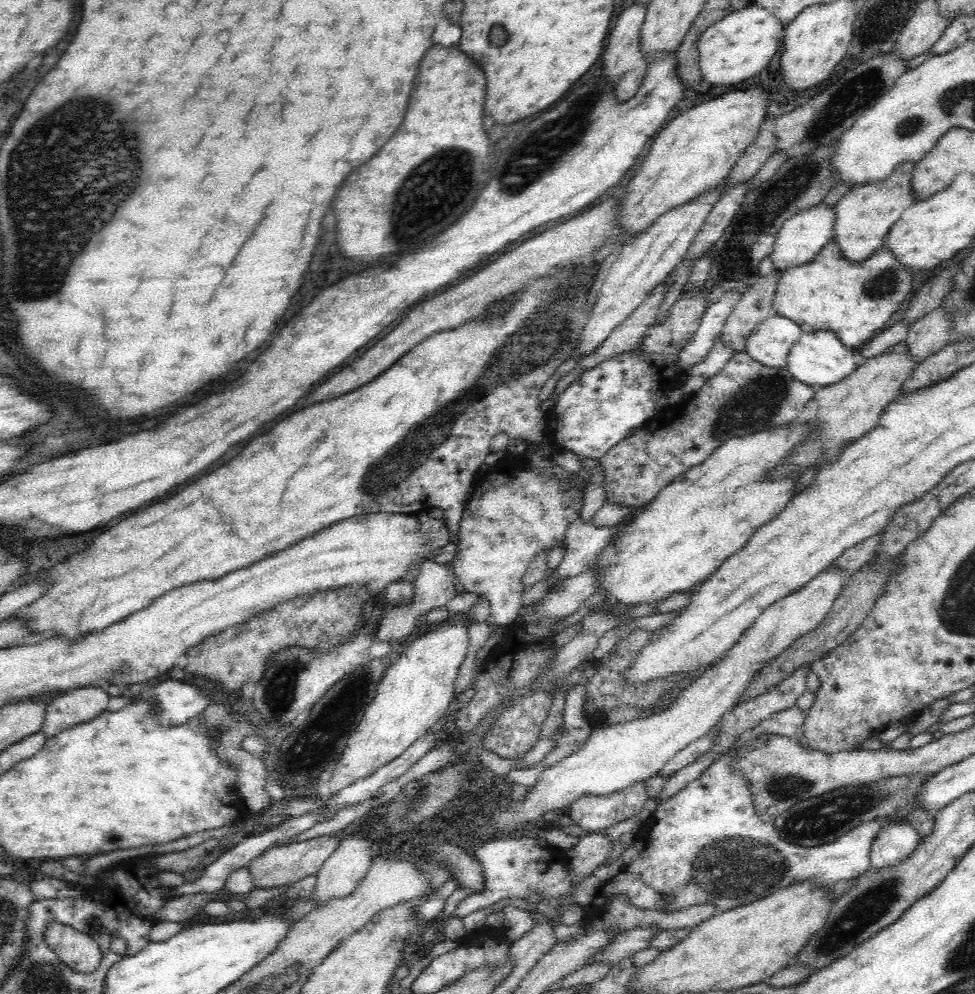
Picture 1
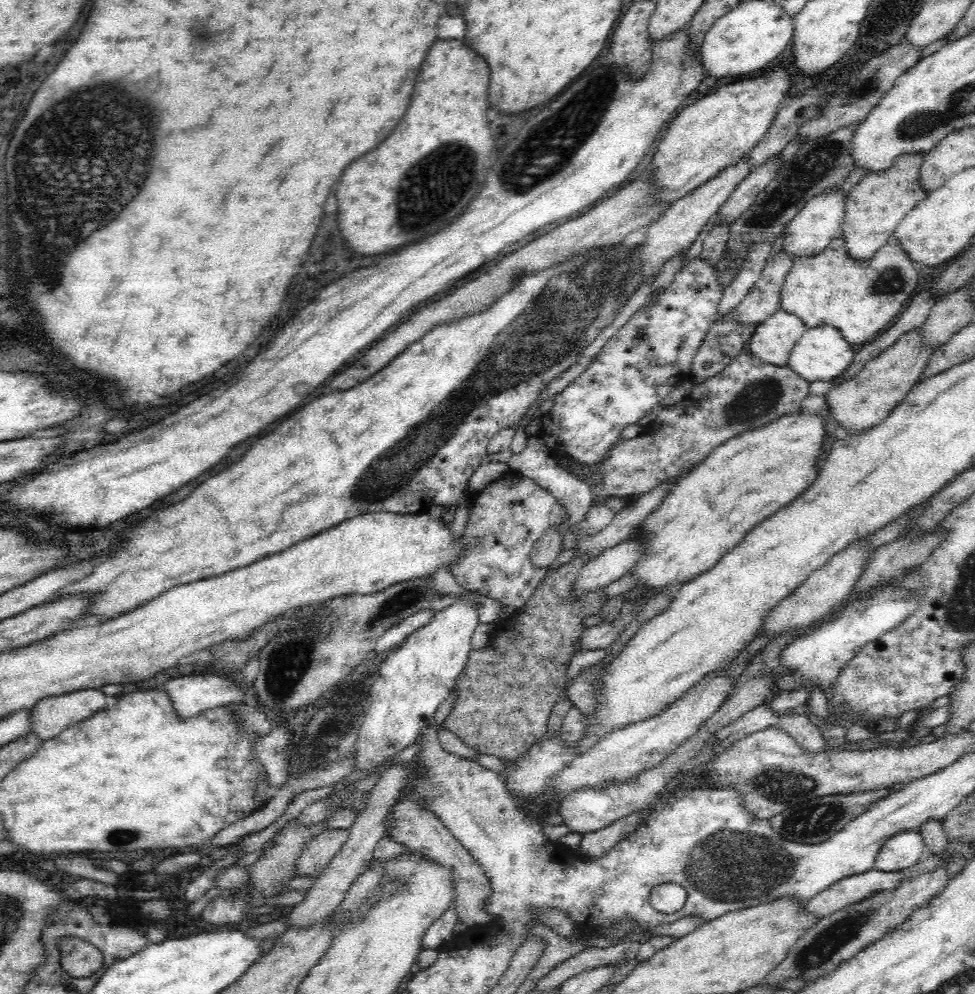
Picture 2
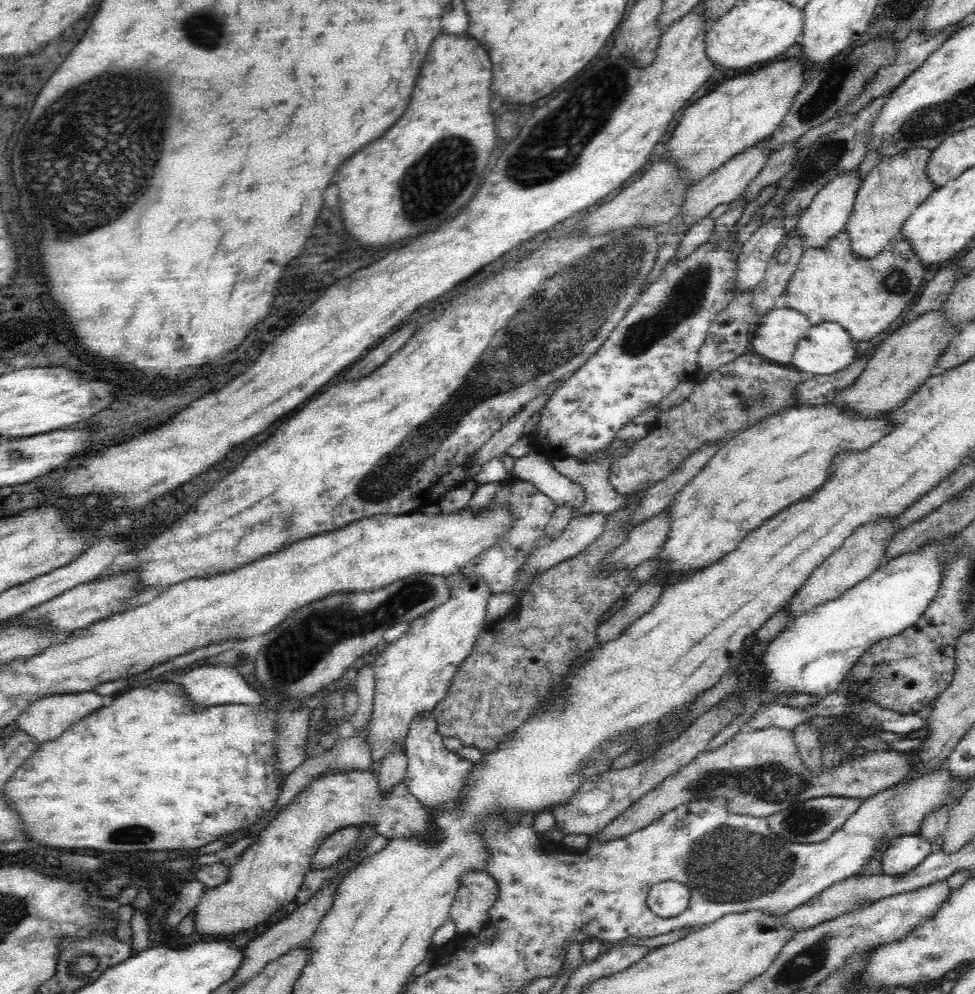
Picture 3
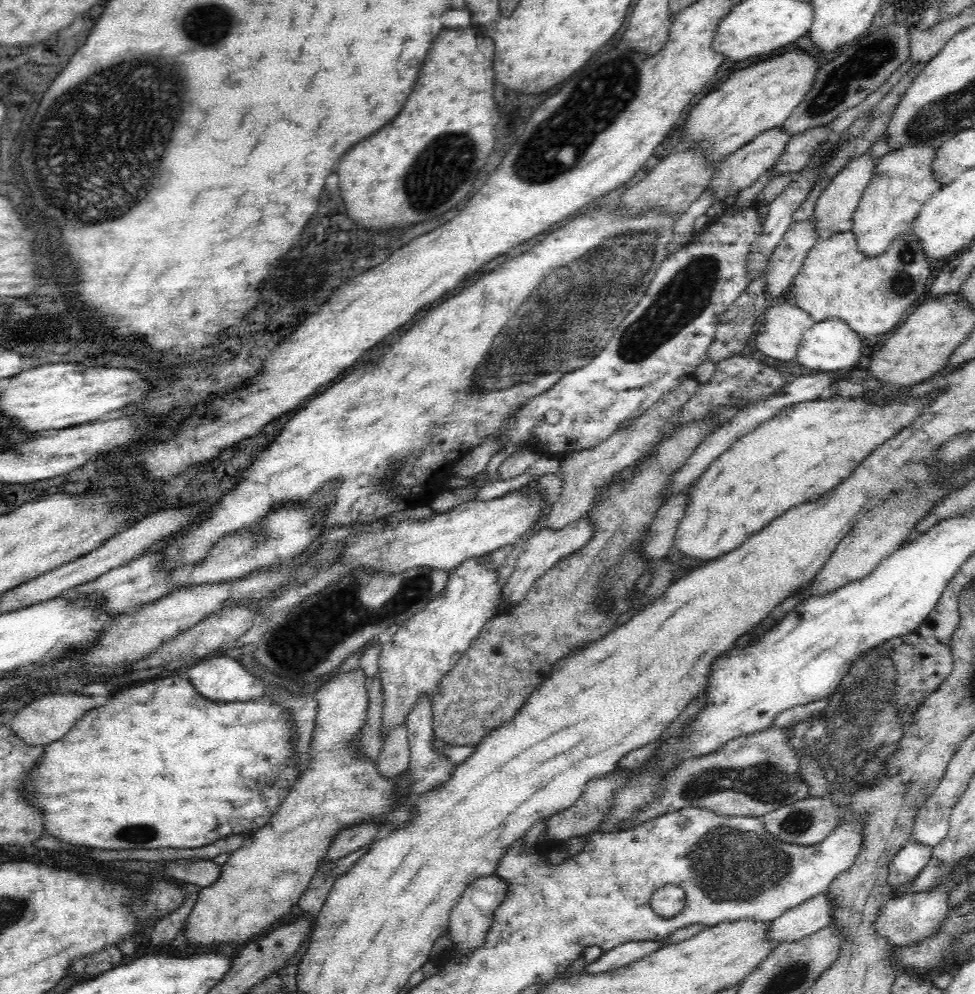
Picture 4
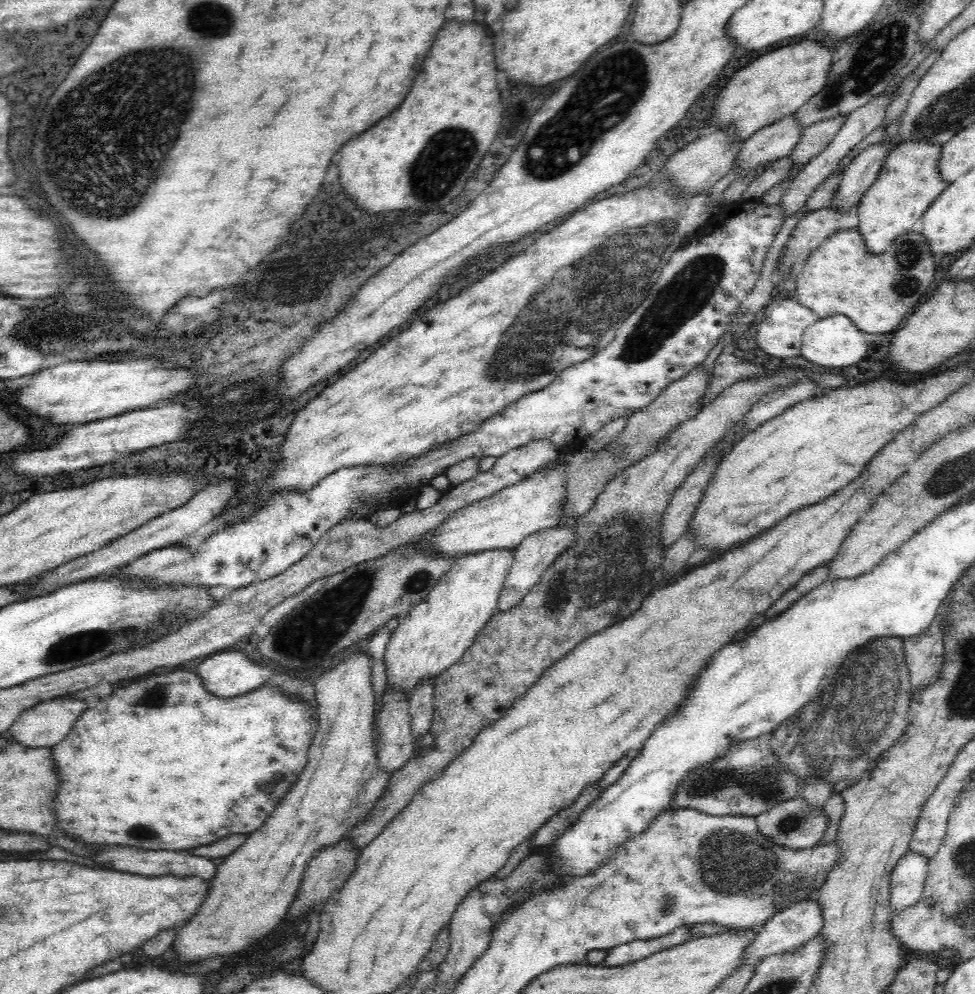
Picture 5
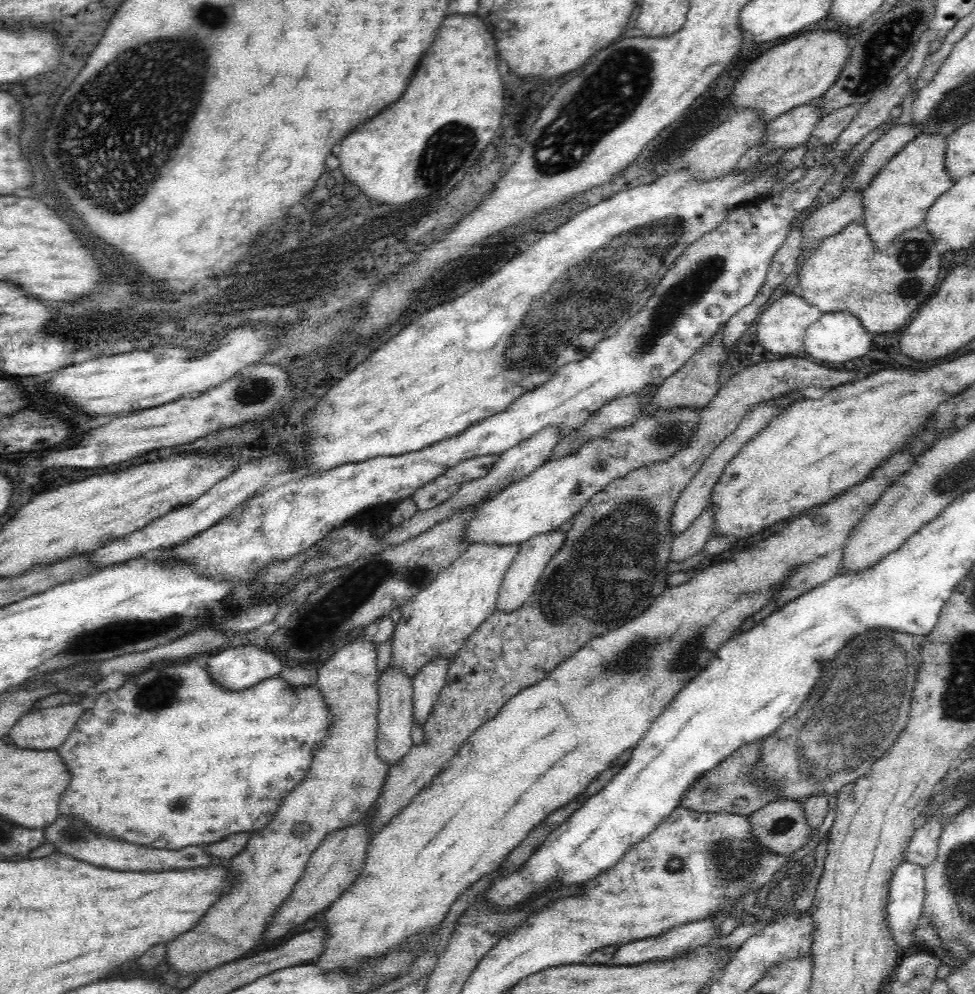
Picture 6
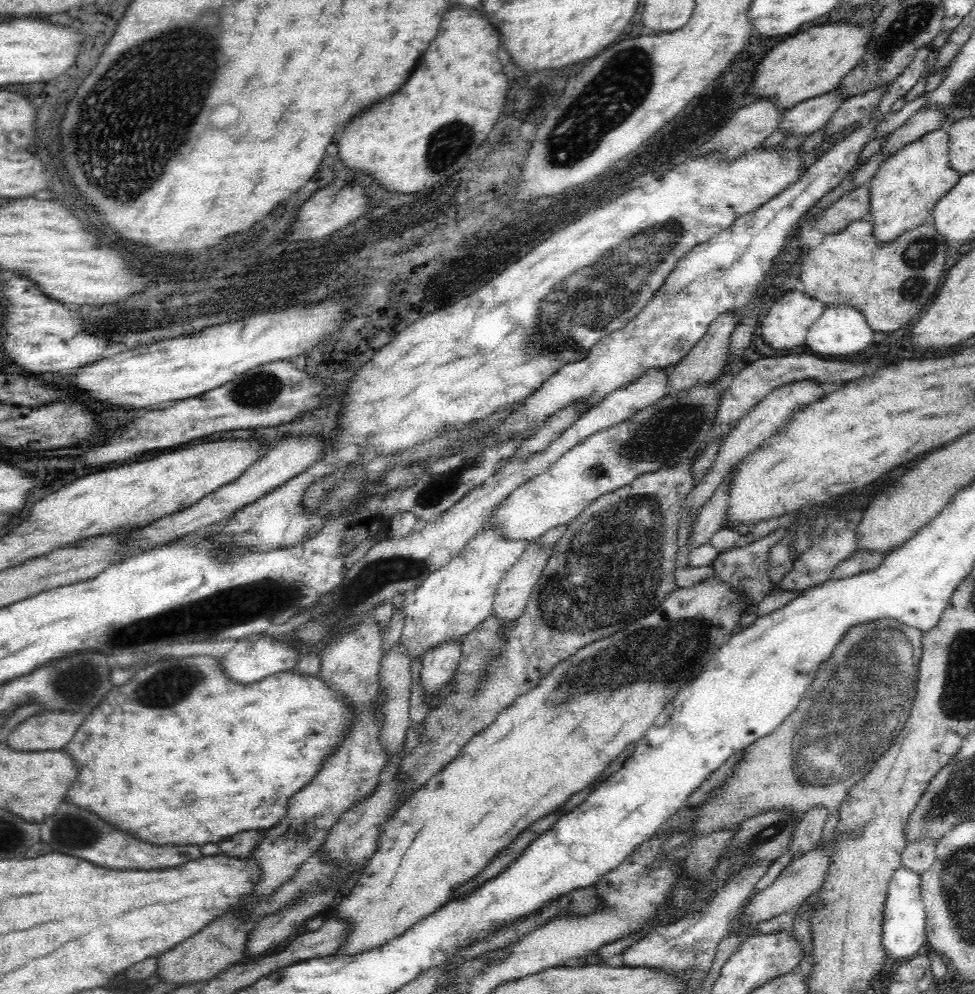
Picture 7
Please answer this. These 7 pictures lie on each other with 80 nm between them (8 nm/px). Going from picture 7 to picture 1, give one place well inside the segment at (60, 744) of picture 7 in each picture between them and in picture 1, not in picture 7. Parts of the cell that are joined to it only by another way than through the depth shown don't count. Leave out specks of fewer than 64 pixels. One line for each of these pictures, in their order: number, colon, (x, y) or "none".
1: (80, 705)
2: (50, 716)
3: (46, 719)
4: (44, 721)
5: (44, 725)
6: (41, 729)

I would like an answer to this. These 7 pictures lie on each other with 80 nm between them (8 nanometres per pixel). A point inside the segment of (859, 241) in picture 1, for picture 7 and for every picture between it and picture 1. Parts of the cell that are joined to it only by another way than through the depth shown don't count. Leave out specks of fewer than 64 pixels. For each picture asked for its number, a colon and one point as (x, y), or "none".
2: (874, 207)
3: (890, 192)
4: (904, 180)
5: (909, 182)
6: (898, 198)
7: (901, 195)

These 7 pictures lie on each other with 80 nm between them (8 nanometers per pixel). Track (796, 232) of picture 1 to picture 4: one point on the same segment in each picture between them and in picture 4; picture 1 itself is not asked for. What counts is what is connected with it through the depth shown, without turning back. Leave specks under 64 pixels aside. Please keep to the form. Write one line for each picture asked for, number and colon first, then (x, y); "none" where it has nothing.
2: (819, 222)
3: (828, 213)
4: (840, 199)

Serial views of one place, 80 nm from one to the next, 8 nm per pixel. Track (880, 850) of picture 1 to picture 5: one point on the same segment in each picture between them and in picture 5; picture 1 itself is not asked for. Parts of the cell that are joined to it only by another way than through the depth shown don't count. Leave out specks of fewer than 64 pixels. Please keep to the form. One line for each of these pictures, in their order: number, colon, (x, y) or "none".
2: (902, 849)
3: (907, 851)
4: (912, 858)
5: (907, 880)

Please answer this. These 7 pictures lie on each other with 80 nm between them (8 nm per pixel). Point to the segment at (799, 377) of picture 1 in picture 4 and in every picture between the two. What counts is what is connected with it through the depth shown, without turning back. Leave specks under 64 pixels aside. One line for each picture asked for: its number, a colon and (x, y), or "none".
2: (819, 355)
3: (825, 348)
4: (828, 345)

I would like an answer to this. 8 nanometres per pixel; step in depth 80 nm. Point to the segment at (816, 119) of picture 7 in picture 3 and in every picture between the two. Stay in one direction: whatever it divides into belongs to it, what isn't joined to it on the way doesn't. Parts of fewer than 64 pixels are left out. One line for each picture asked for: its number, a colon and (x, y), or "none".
3: (728, 182)
4: (745, 166)
5: (775, 141)
6: (794, 127)

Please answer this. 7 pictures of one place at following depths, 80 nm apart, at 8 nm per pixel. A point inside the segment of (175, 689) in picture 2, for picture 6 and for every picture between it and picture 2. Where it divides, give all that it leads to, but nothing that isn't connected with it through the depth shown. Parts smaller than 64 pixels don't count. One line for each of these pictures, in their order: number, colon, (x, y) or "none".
3: (220, 684)
4: (222, 678)
5: (228, 673)
6: (241, 667)

